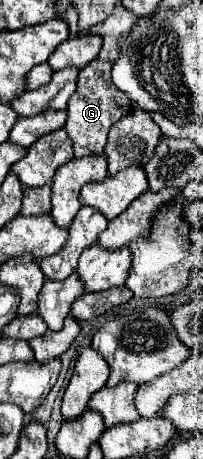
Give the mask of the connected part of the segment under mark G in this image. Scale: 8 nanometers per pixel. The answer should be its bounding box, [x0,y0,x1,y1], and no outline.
[65,60,131,158]

